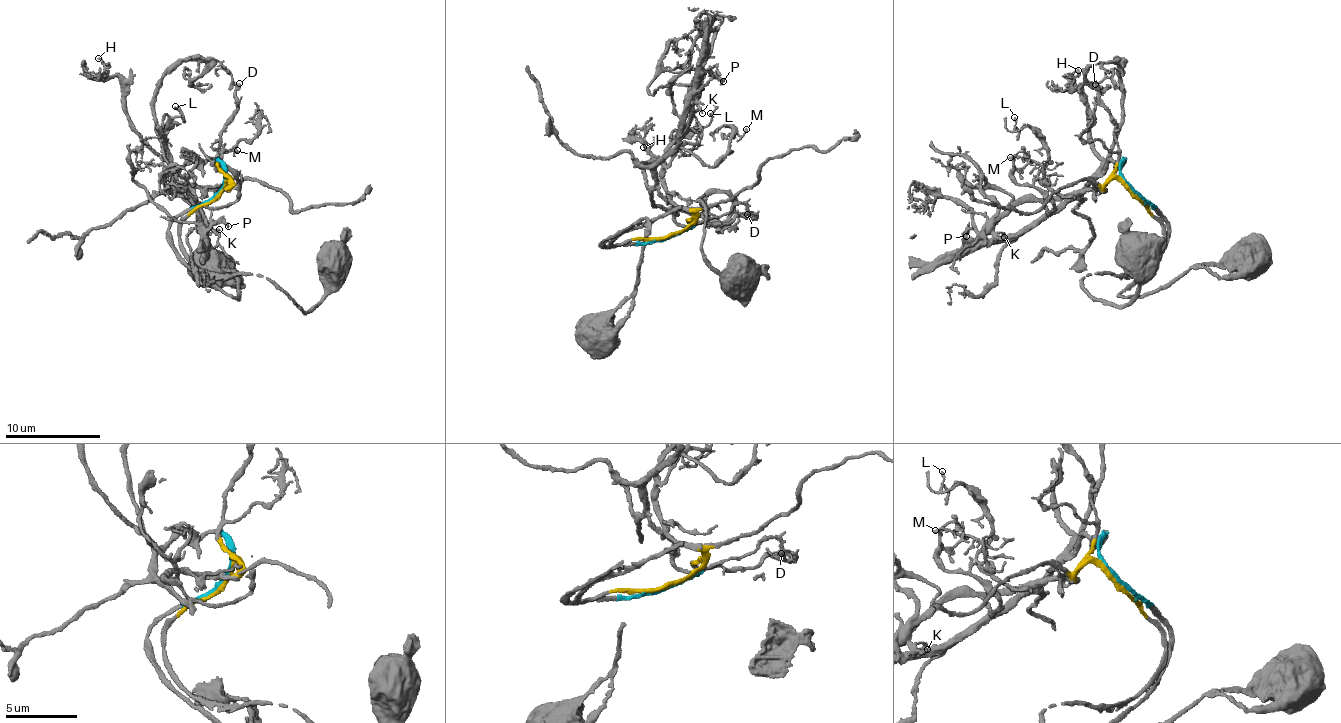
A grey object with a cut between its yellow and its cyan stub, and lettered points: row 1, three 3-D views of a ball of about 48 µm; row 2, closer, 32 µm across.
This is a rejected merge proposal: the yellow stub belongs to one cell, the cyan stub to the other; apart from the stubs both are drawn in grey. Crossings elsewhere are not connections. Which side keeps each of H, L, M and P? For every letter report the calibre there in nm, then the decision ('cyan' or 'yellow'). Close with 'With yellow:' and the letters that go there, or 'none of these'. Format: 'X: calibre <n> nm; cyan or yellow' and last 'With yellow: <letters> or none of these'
H: calibre 190 nm; cyan
L: calibre 150 nm; yellow
M: calibre 120 nm; yellow
P: calibre 170 nm; yellow
With yellow: L, M, P

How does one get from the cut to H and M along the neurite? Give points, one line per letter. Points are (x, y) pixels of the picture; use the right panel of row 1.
H: (1131, 192), (1120, 173), (1123, 159), (1106, 160), (1100, 171), (1084, 91), (1073, 85), (1078, 69)
M: (1132, 192), (1111, 179), (1105, 190), (1043, 204), (1047, 212), (1051, 203), (1018, 184), (1018, 155), (1009, 157)

